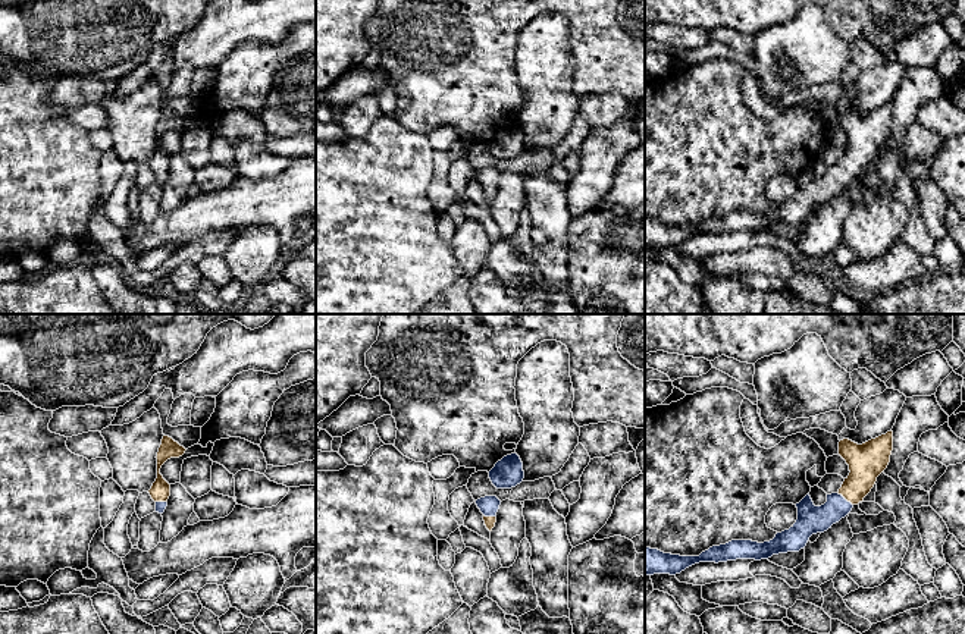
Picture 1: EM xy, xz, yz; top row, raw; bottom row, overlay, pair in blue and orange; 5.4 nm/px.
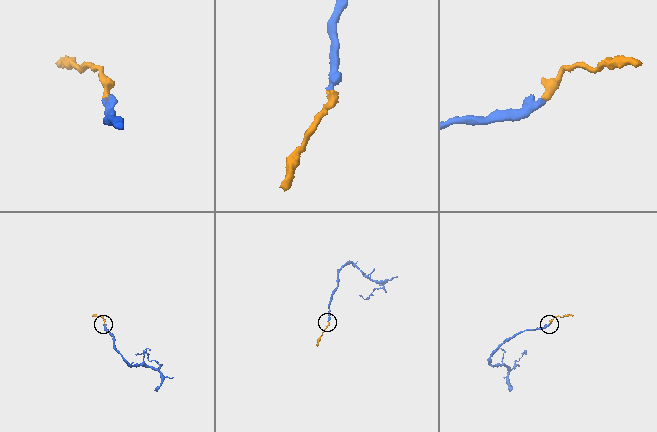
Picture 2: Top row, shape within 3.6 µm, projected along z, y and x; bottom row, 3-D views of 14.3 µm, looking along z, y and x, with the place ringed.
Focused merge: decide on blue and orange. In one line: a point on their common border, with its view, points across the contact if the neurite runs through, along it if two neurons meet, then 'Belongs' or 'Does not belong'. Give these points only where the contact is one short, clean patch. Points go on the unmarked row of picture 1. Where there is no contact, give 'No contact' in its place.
Touches blue at yz (843, 169). Path across: yz (811, 191), (824, 188), (843, 169), (861, 151), (867, 132). Belongs

